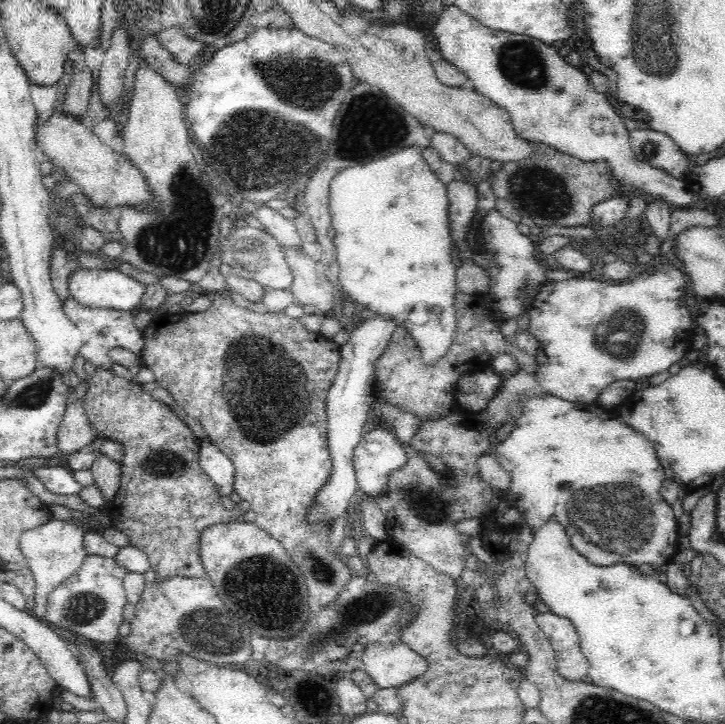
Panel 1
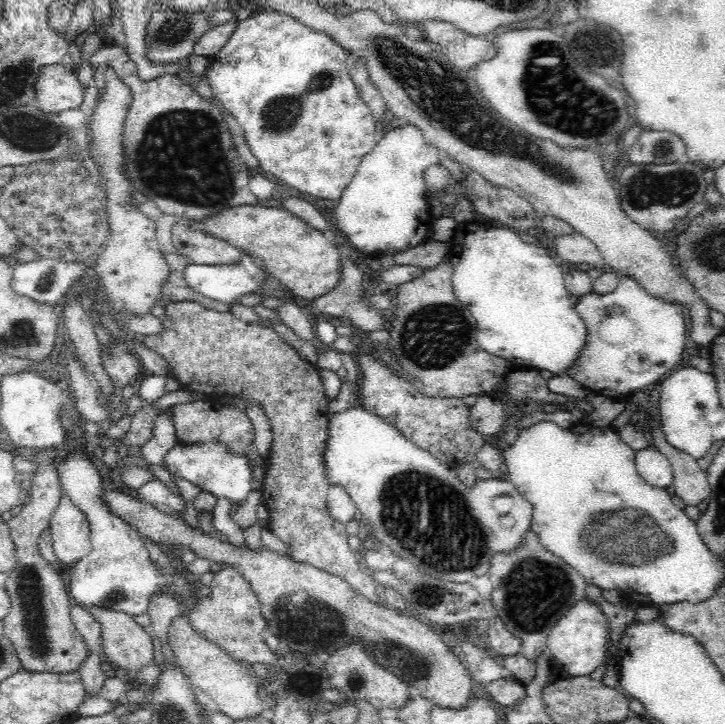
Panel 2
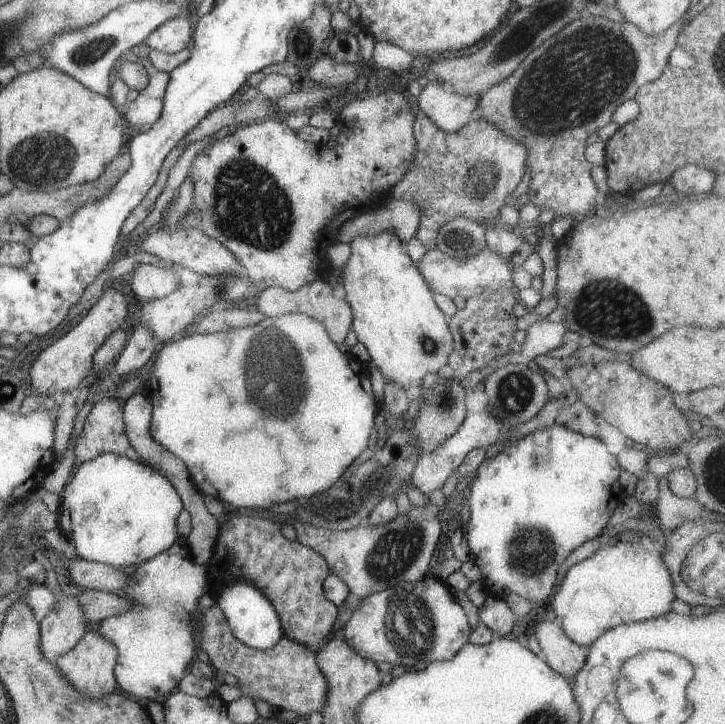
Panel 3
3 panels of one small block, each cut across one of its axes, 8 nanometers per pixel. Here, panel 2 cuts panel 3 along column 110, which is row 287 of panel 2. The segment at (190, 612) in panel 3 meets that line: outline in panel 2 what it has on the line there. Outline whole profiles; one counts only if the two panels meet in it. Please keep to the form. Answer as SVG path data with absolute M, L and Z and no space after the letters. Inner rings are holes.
M627 274L619 275L618 286L612 292L598 295L597 292L592 291L584 296L578 296L574 310L584 321L587 338L578 358L570 368L566 368L564 374L576 380L582 388L600 396L623 400L631 392L644 389L648 384L661 382L662 376L674 371L680 358L683 358L682 353L686 352L690 344L688 319L681 304L652 296Z

